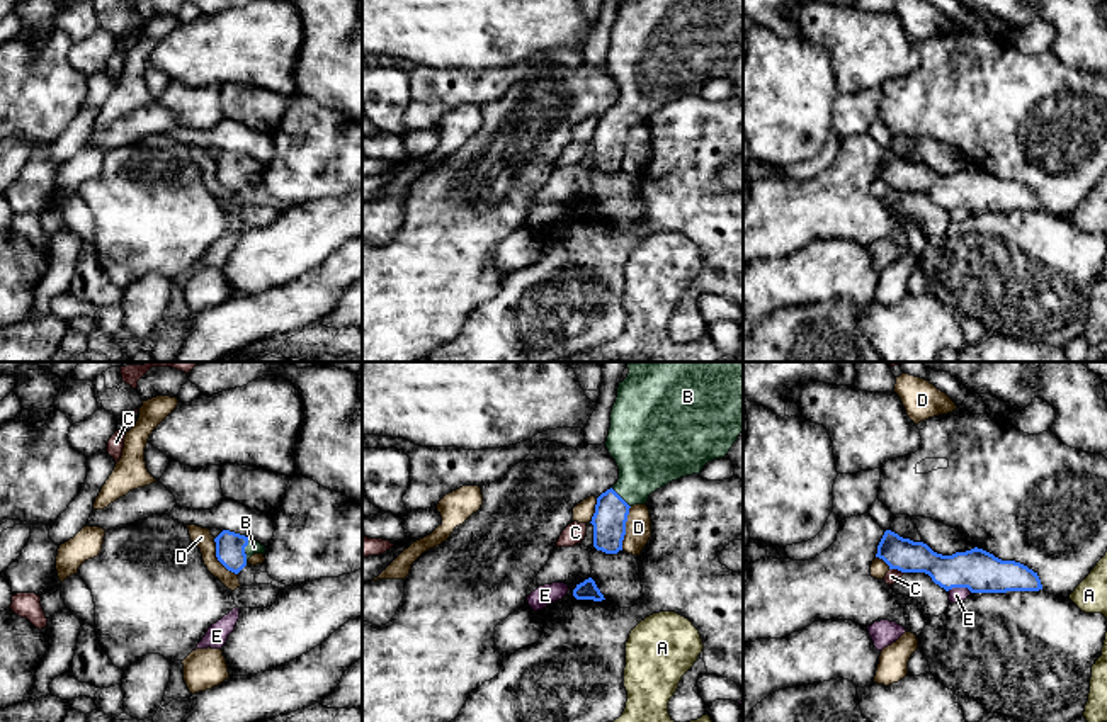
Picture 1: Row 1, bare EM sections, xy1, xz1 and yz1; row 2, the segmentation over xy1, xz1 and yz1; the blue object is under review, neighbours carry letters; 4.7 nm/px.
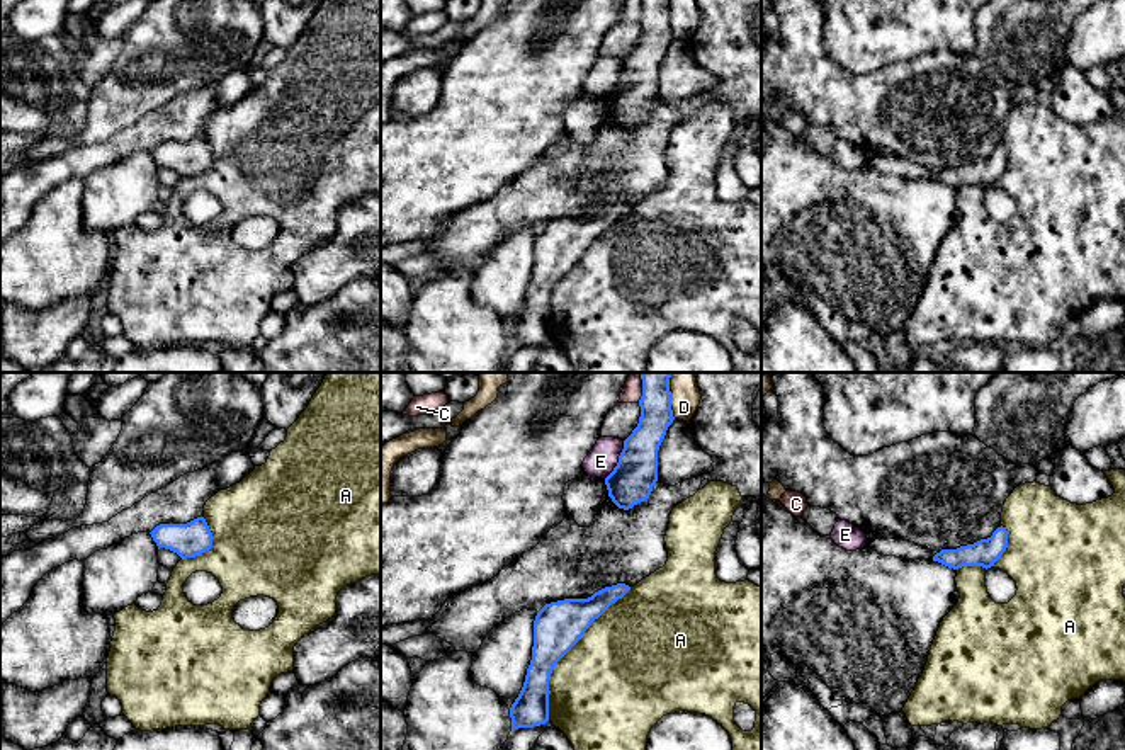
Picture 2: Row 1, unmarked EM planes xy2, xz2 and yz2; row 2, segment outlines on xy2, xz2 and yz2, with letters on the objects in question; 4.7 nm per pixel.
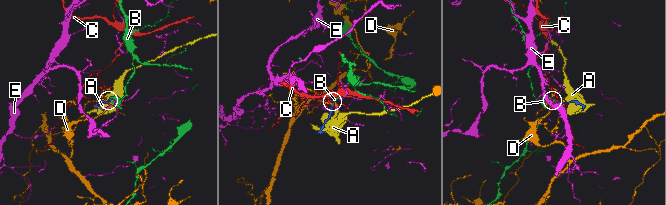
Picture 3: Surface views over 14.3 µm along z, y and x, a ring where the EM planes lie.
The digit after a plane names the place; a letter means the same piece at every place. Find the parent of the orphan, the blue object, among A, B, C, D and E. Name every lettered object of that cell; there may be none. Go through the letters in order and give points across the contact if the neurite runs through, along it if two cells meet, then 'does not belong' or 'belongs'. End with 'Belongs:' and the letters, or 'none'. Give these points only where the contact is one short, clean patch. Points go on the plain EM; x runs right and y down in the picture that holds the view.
A: does not belong
B: runs through xy1 (230, 167), (244, 172), (254, 167); belongs
C: border along yz1 (890, 187), (903, 192); does not belong
D: border along xz1 (631, 126), (626, 136), (626, 153), (621, 169); does not belong
E: border along xz2 (624, 60), (617, 84), (604, 97); does not belong
Belongs: B

